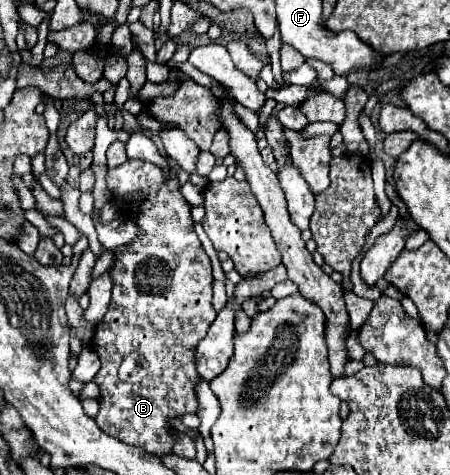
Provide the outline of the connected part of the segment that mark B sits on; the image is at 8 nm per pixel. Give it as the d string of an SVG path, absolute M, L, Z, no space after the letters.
M127 159L117 169L109 169L107 187L113 197L121 197L139 189L143 191L143 197L133 205L139 225L139 239L131 245L115 249L117 259L111 267L111 305L103 321L97 323L95 335L91 339L91 347L101 359L101 369L93 379L101 389L101 409L95 421L105 433L117 435L119 441L139 445L141 449L155 455L163 455L171 453L175 441L175 437L169 433L169 419L197 411L195 383L199 381L199 375L195 371L195 347L207 335L211 323L217 317L211 305L211 261L203 251L197 233L193 231L191 205L181 195L181 185L175 173L171 173L169 183L165 183L163 171L157 165Z

